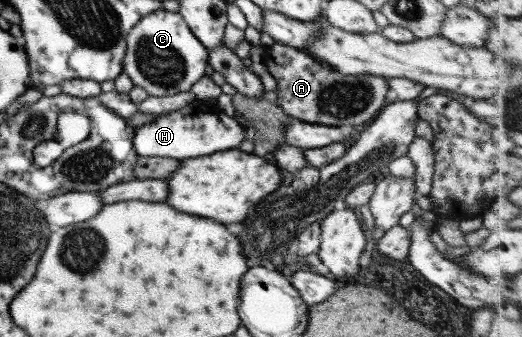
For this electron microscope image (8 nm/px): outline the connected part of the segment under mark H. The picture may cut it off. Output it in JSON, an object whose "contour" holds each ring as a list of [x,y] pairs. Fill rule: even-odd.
{"contour":[[[185,109],[157,114],[153,118],[135,127],[133,134],[133,149],[141,157],[171,157],[171,159],[187,159],[209,155],[215,151],[238,148],[245,138],[245,127],[239,124],[233,116],[227,116],[219,111],[216,114],[196,111],[187,115]]]}

